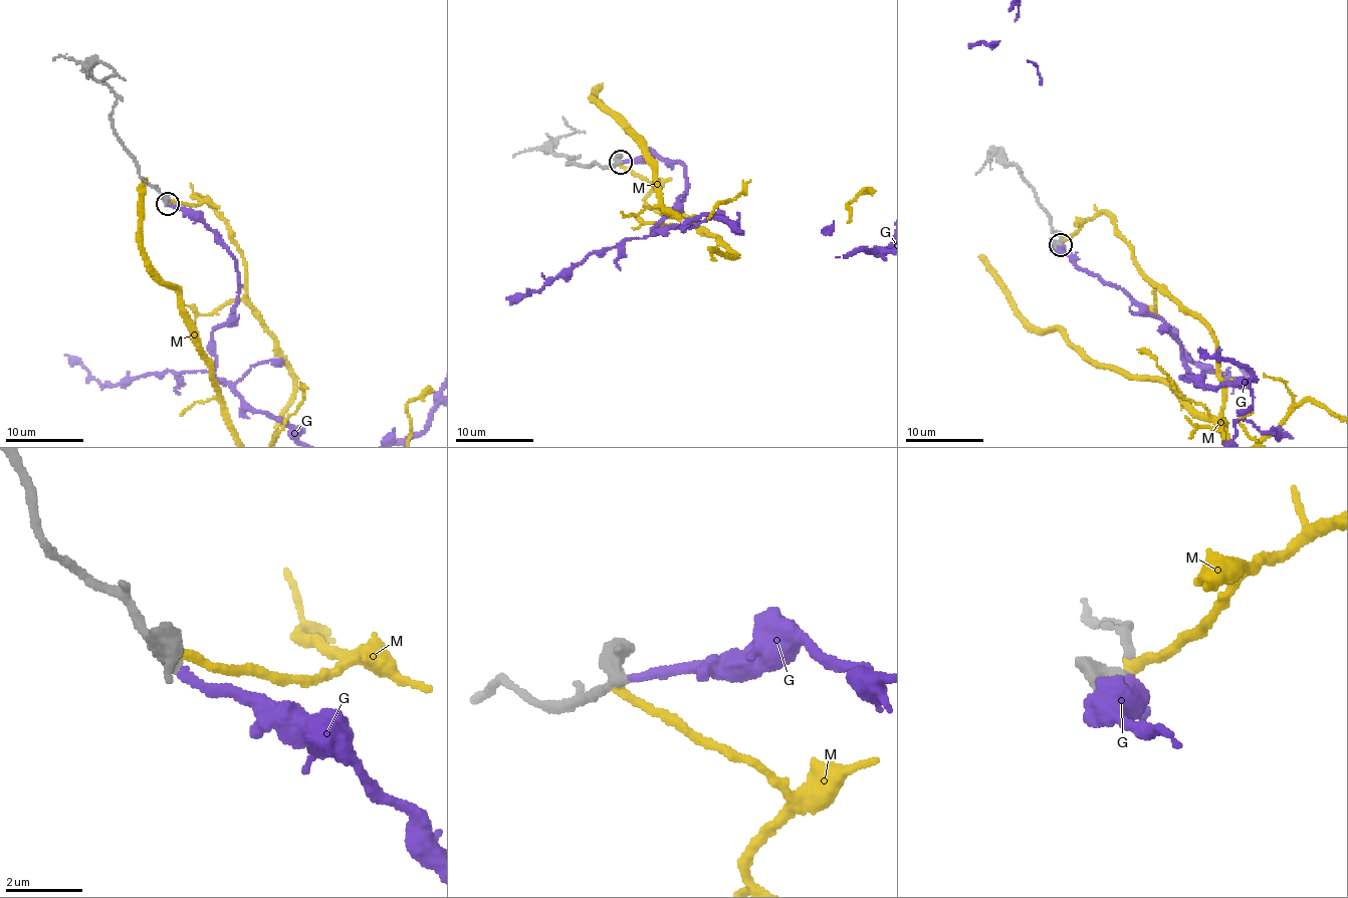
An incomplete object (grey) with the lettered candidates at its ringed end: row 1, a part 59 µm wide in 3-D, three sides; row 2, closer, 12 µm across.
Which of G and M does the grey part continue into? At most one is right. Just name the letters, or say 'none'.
G

